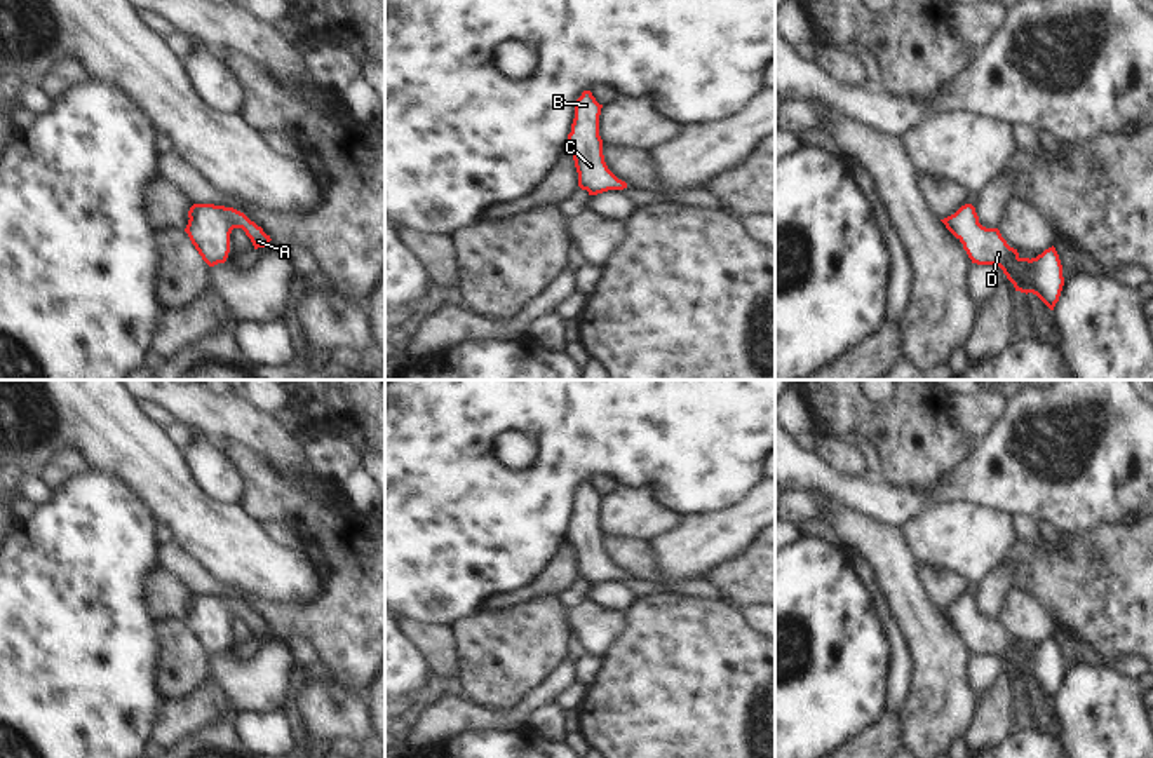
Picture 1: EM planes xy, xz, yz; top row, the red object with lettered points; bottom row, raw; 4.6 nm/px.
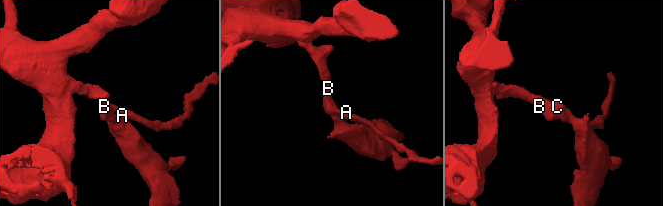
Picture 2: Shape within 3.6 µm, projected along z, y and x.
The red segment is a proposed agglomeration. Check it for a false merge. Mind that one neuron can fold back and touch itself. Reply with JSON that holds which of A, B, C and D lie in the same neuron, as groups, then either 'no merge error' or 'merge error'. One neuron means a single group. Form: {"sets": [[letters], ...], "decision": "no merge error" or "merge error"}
{"sets": [["A", "B", "C", "D"]], "decision": "no merge error"}

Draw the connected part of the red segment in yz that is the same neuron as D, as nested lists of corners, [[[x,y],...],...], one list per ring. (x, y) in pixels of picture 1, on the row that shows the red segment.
[[[972,204],[961,206],[941,221],[963,244],[972,263],[998,265],[1015,291],[1033,293],[1054,310],[1064,286],[1062,265],[1054,246],[1036,258],[1021,258],[998,228],[986,228],[979,223]]]

